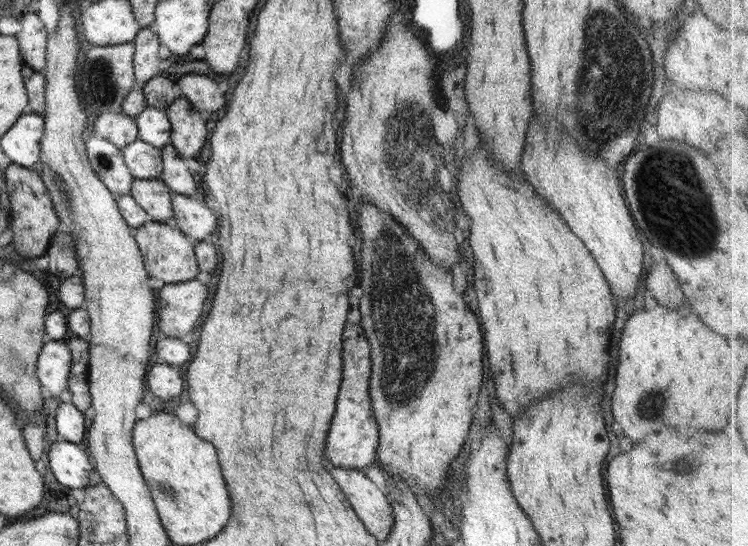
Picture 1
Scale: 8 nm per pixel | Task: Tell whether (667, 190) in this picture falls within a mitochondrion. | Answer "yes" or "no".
yes

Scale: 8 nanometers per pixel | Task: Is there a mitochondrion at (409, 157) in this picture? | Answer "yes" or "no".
yes

